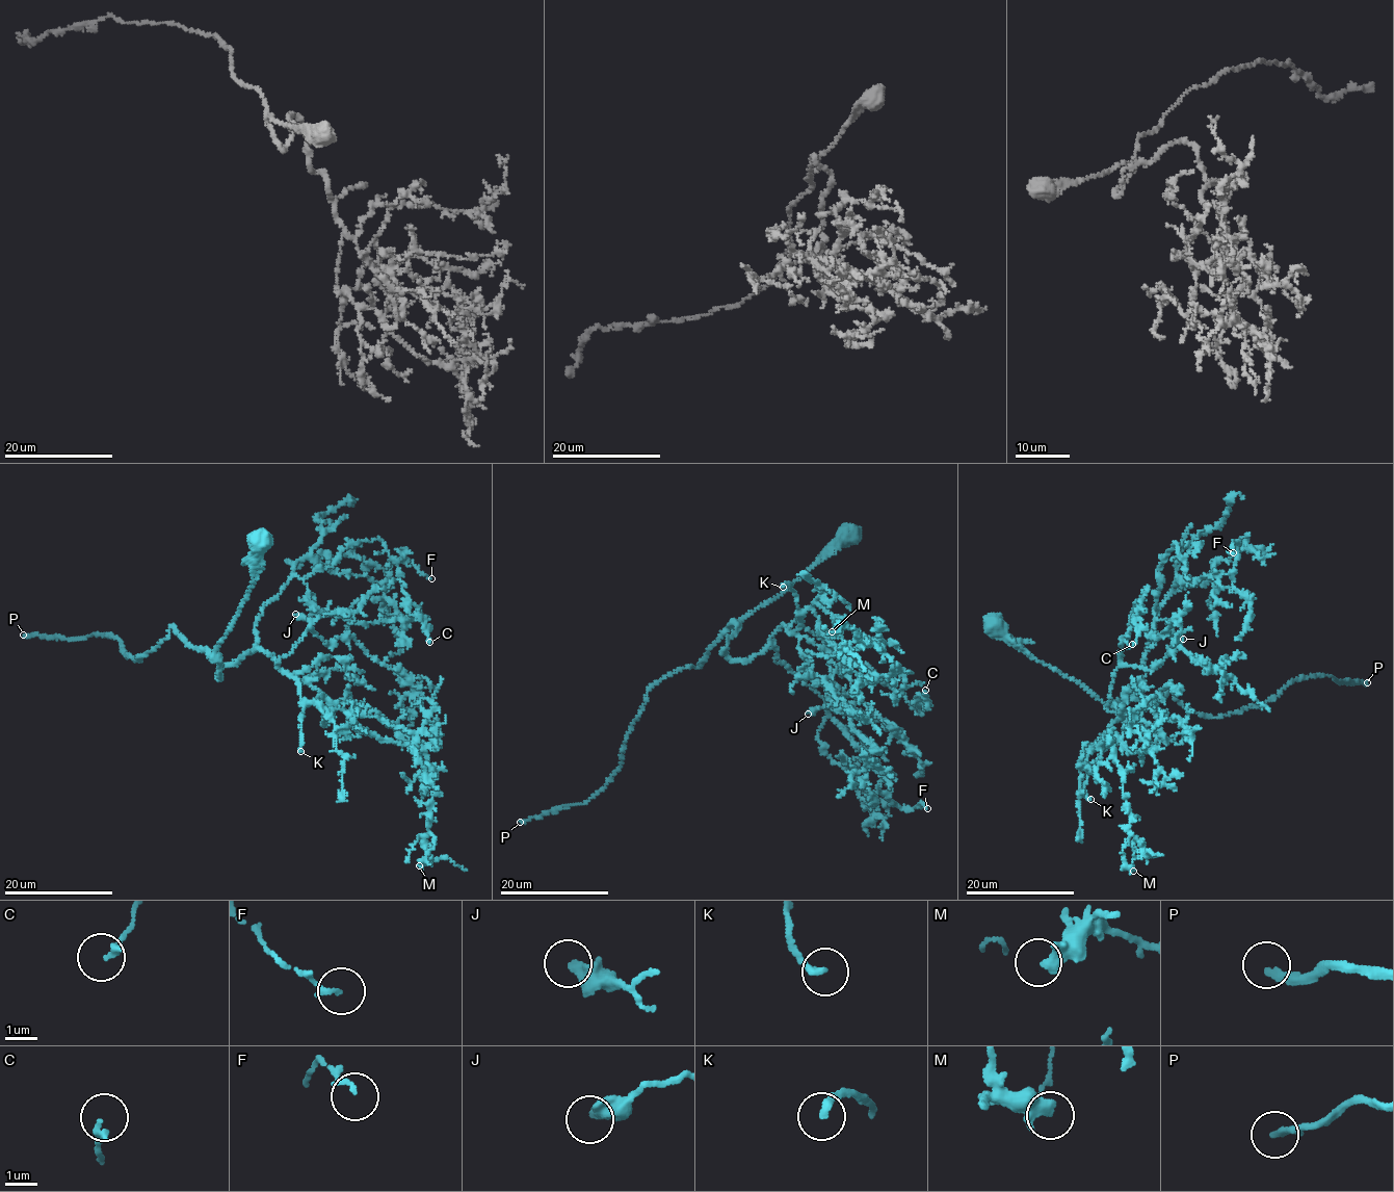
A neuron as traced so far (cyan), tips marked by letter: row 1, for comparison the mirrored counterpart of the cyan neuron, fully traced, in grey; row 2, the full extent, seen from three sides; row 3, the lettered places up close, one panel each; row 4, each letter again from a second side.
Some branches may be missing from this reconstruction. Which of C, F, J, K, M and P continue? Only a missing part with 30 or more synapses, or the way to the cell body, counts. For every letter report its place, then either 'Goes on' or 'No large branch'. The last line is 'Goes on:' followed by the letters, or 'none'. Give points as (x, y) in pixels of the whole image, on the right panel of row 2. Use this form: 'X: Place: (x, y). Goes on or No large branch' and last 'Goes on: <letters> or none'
C: Place: (1132, 644). No large branch
F: Place: (1233, 552). No large branch
J: Place: (1183, 639). No large branch
K: Place: (1090, 799). Goes on
M: Place: (1133, 871). No large branch
P: Place: (1367, 682). Goes on
Goes on: K, P

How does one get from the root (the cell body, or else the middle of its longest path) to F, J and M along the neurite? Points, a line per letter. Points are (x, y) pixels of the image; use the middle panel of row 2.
F: (843, 537), (736, 622), (727, 656), (776, 648), (774, 662), (878, 763), (878, 791), (927, 808)
J: (843, 537), (736, 622), (726, 652), (745, 659), (776, 648), (774, 662), (835, 695), (834, 706), (808, 714)
M: (843, 537), (736, 622), (727, 655), (756, 655), (817, 602), (883, 648), (843, 625), (832, 631)

